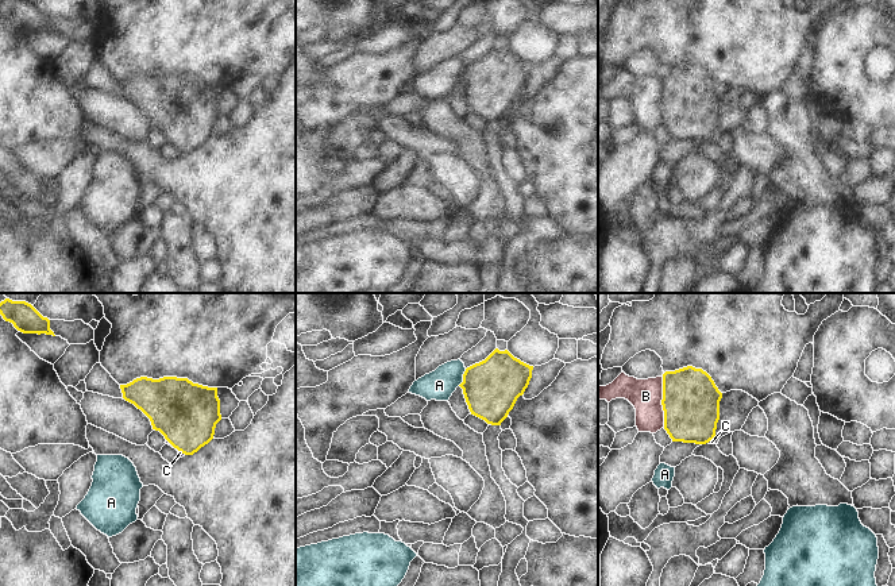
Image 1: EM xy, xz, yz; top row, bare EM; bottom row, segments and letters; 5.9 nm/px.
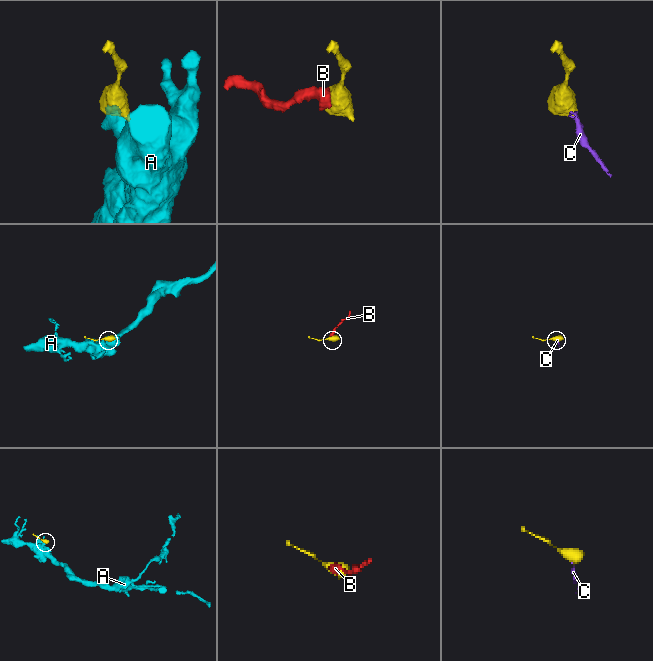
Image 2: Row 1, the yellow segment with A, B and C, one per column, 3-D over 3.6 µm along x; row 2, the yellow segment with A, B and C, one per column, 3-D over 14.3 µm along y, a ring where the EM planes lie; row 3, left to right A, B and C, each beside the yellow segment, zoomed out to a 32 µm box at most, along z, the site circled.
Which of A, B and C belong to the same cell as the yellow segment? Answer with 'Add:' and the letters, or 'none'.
Add: C.

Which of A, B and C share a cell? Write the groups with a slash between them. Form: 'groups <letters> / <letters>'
groups A B / C

